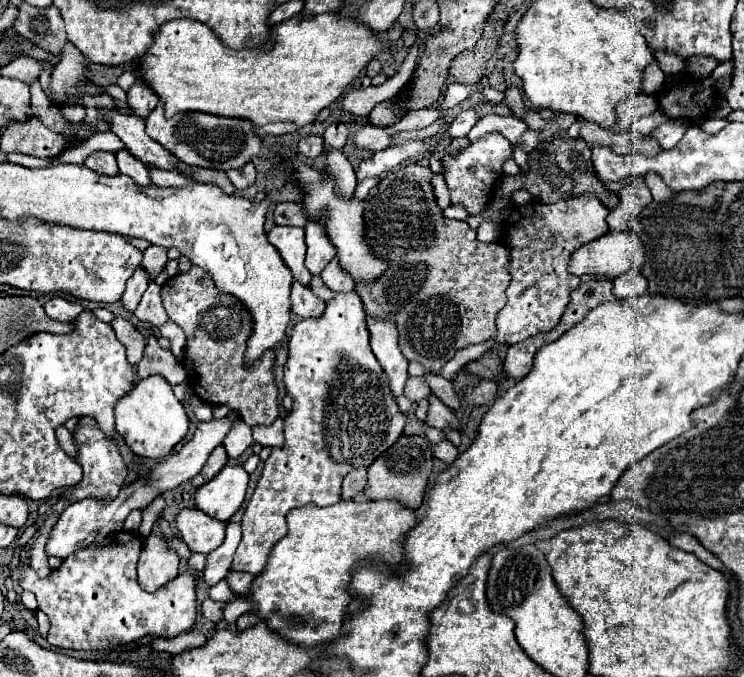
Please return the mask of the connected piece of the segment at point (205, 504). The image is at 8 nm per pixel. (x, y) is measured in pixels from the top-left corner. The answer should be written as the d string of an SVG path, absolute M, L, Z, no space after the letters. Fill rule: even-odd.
M227 464L213 480L195 490L195 508L227 522L245 500L249 476L243 466Z

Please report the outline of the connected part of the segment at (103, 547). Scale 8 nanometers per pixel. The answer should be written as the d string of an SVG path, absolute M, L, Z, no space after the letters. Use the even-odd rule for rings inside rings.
M119 532L109 534L99 544L89 544L87 548L81 548L75 552L75 556L67 556L63 564L53 570L47 578L39 578L37 572L29 566L29 562L21 564L19 572L19 584L23 590L31 590L37 598L39 610L47 614L49 618L49 636L47 642L57 648L71 648L71 650L111 650L113 646L125 646L133 644L145 636L161 636L161 638L175 638L181 632L189 632L195 624L195 578L189 572L179 574L153 594L145 592L137 584L137 560L143 546L141 534L135 532Z

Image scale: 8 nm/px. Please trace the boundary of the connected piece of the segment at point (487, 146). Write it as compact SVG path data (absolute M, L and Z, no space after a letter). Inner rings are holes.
M489 132L483 134L475 144L469 144L463 150L457 150L455 154L445 154L441 156L441 176L445 178L449 196L451 196L451 206L461 204L465 210L475 216L479 214L493 198L495 184L499 182L503 174L503 162L511 158L511 142L501 134L501 132Z

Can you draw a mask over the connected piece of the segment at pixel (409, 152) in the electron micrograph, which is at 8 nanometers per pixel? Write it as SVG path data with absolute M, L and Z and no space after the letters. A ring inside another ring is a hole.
M431 138L425 140L417 140L417 142L407 142L403 146L395 146L395 148L385 148L381 152L375 152L369 160L365 160L359 170L357 170L357 180L361 182L367 176L379 176L385 170L391 170L399 164L403 164L405 160L423 154L425 150L429 150L429 142Z

